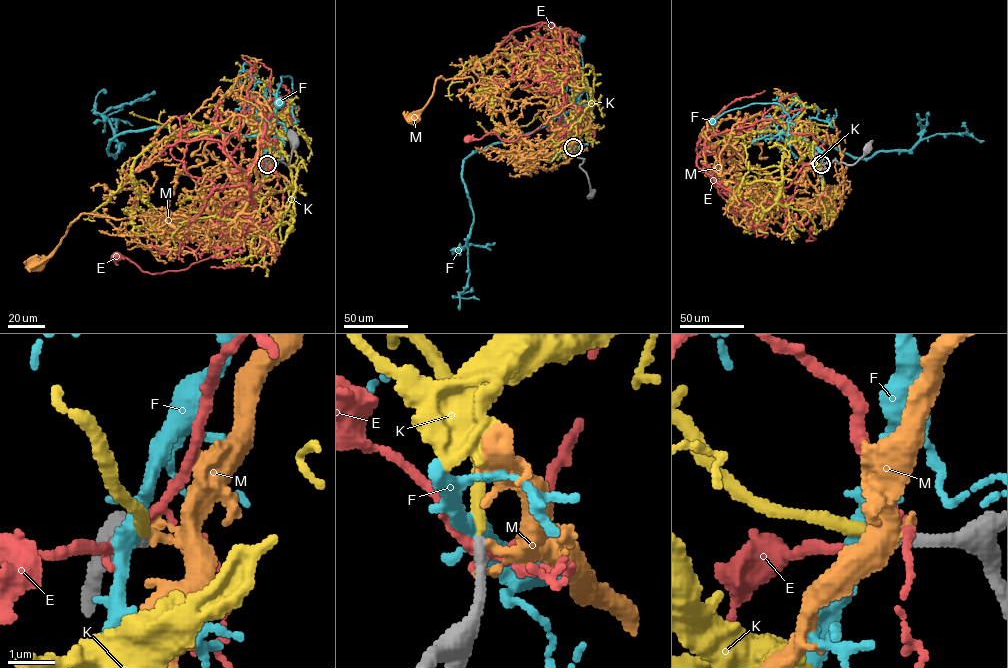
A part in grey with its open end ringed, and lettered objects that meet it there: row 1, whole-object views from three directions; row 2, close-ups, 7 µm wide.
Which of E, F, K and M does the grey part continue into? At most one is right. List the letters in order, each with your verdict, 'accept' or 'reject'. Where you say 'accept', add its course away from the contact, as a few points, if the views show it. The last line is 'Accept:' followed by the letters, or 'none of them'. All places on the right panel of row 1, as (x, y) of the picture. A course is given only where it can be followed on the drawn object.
E: reject
F: reject
K: accept; it runs (821, 164), (803, 138), (782, 132), (746, 134), (727, 147), (734, 171), (753, 188), (804, 206)
M: reject
Accept: K

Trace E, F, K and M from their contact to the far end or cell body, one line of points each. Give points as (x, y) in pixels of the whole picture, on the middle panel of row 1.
E: (573, 147), (584, 109), (563, 102), (539, 127), (514, 141), (504, 141), (491, 132), (468, 139)
F: (573, 147), (576, 143), (569, 125), (579, 113), (577, 108), (585, 115), (591, 113), (583, 76), (581, 39)
K: (573, 147), (567, 129), (576, 112), (559, 82), (537, 64), (490, 54), (479, 63), (491, 119), (506, 130)
M: (573, 147), (564, 130), (551, 147), (529, 144), (471, 77), (439, 77), (410, 117)

